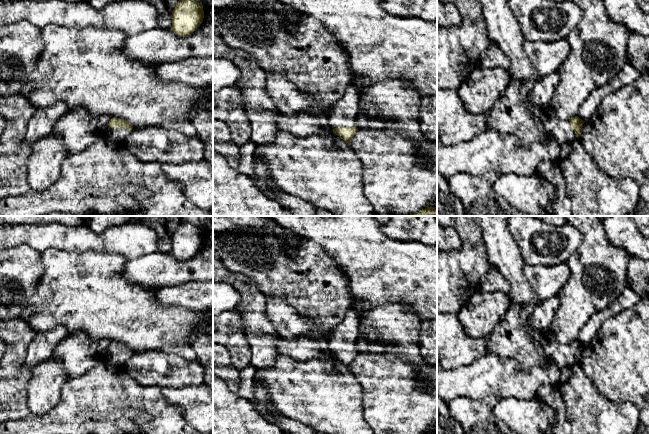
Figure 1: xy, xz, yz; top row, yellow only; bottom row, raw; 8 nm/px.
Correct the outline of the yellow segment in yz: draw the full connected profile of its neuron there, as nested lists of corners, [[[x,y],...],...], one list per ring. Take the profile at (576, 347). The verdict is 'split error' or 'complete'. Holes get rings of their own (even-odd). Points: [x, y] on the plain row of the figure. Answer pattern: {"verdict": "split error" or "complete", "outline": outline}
{"verdict": "split error", "outline": [[[529,303],[521,307],[520,318],[530,329],[533,340],[542,347],[548,360],[556,363],[560,368],[569,367],[575,362],[579,362],[585,345],[578,340],[571,342],[569,345],[560,344],[555,338],[547,336],[546,333],[533,329],[528,325],[528,319],[534,310],[534,306]]]}

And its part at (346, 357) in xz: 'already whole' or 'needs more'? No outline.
needs more

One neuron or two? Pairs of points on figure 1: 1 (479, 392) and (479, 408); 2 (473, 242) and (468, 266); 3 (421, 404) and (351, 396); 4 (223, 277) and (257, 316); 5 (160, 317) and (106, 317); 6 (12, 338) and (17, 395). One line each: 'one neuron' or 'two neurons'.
1: two neurons
2: one neuron
3: two neurons
4: one neuron
5: one neuron
6: one neuron

